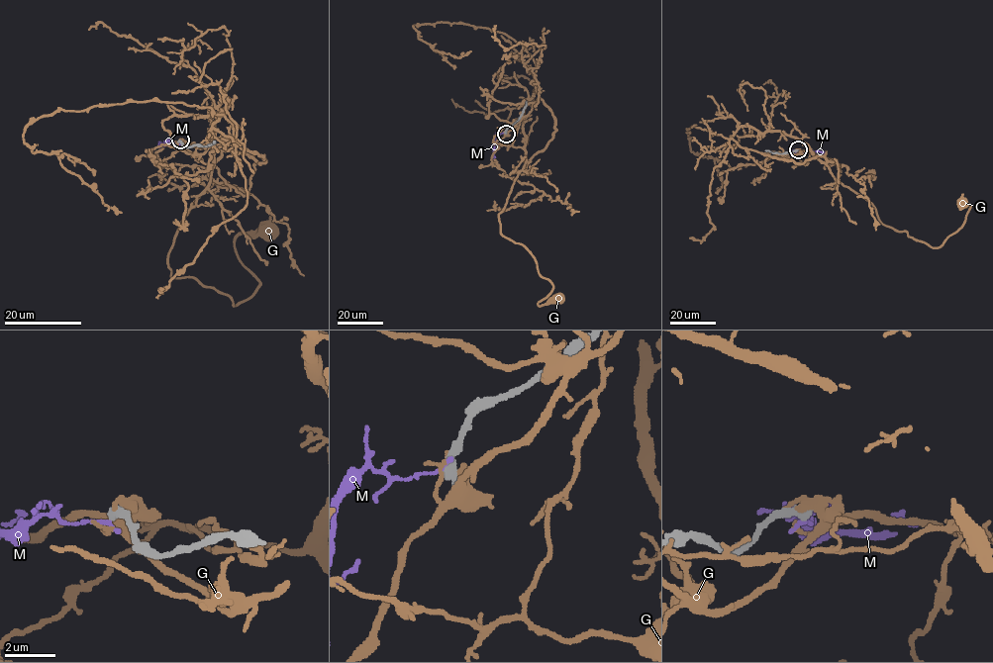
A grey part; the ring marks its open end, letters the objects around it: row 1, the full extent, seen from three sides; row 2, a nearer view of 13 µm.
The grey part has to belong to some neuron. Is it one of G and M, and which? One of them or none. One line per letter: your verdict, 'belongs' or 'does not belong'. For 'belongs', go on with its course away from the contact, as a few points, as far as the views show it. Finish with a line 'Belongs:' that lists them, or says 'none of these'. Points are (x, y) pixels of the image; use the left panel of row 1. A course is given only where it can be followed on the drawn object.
G: does not belong
M: does not belong
Belongs: none of these

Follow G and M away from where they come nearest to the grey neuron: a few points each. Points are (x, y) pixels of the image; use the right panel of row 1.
G: (796, 149), (782, 155), (812, 153), (884, 225), (932, 247), (963, 224), (970, 206), (961, 203)
M: (796, 151), (822, 151), (825, 154)

